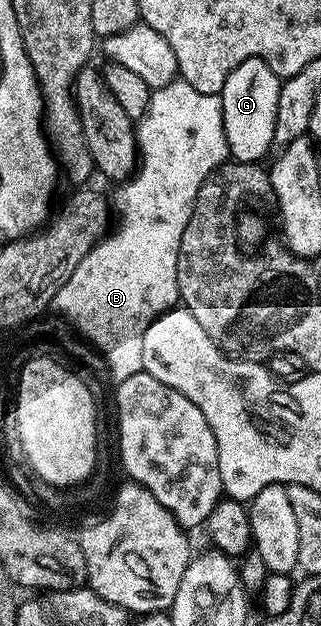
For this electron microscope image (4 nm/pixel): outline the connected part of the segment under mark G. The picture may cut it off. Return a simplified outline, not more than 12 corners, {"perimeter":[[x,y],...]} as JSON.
{"perimeter":[[260,58],[228,74],[224,138],[239,164],[275,147],[282,80]]}

